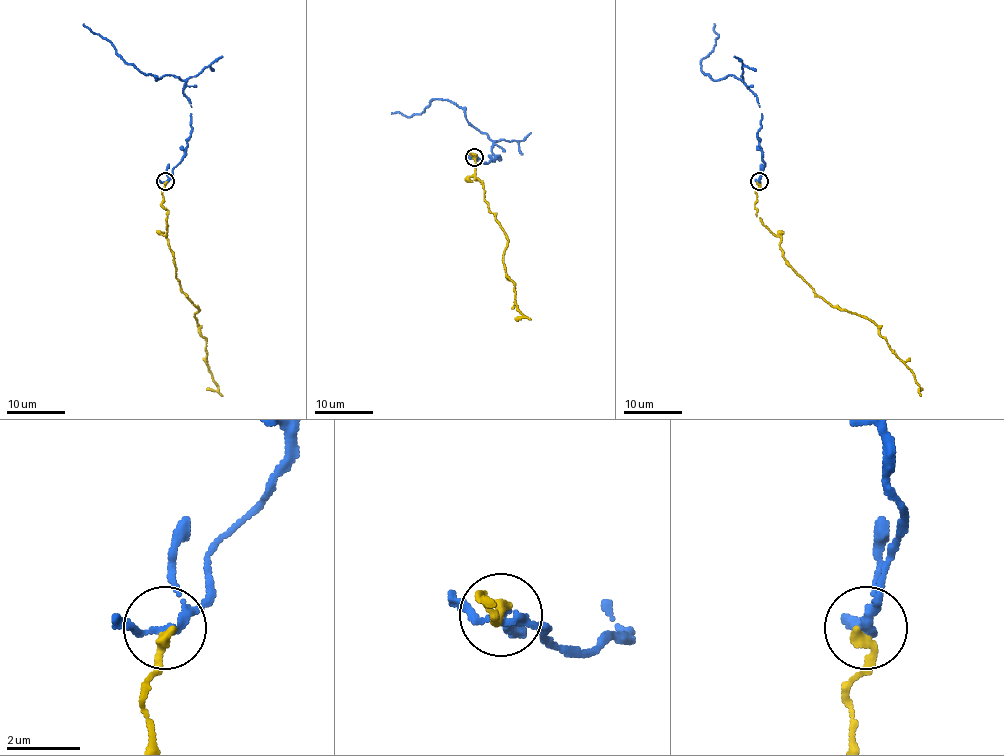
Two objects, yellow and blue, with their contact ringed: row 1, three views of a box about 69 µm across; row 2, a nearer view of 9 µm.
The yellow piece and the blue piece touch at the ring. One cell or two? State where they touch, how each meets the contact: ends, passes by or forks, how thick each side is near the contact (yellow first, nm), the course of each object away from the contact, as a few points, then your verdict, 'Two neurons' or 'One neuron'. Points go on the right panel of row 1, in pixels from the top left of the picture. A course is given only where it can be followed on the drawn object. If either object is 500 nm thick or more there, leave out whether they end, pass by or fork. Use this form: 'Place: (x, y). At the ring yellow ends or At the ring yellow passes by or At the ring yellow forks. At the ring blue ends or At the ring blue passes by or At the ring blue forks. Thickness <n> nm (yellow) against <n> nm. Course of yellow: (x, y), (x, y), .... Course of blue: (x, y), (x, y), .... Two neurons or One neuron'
Place: (759, 181). At the ring yellow ends. At the ring blue forks. Thickness 280 nm (yellow) against 150 nm. Course of yellow: (758, 182), (754, 208), (760, 221), (780, 238), (784, 260), (816, 295), (833, 306), (868, 318), (920, 389). Course of blue: (758, 182), (764, 166), (758, 99), (735, 76), (713, 80), (702, 72), (700, 61), (716, 43), (713, 24). One neuron

